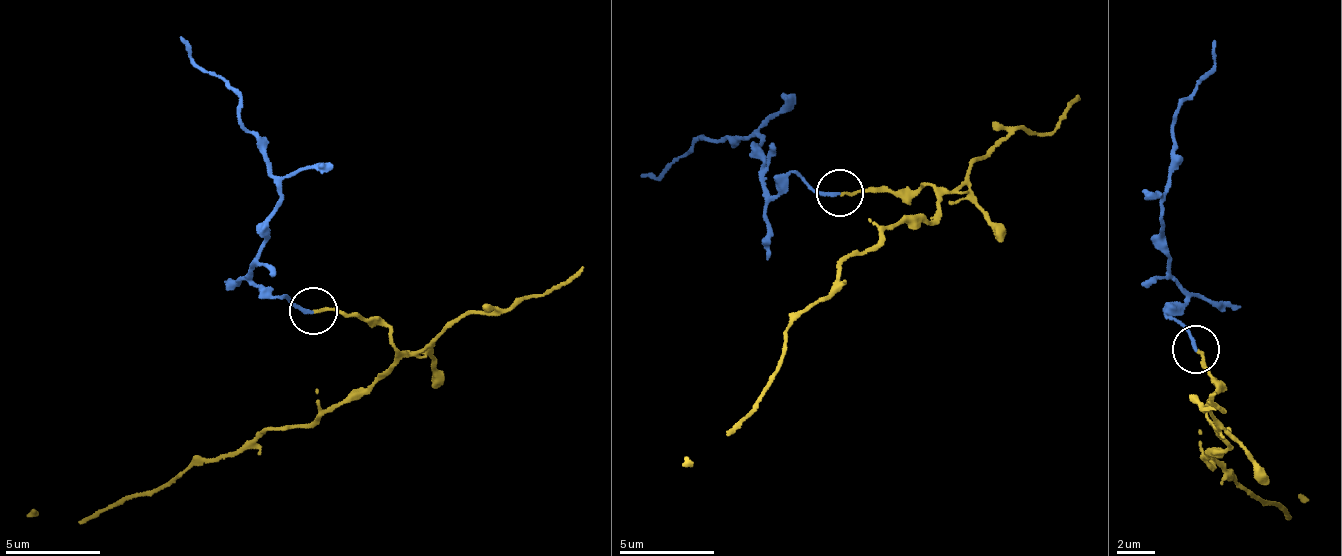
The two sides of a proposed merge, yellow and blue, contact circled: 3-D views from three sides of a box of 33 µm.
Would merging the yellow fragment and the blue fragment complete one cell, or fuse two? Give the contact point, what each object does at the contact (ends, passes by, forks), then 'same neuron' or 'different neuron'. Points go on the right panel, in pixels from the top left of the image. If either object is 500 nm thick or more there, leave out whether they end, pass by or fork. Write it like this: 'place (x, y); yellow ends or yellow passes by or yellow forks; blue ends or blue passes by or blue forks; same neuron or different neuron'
place (1196, 349); yellow ends; blue ends; different neuron

